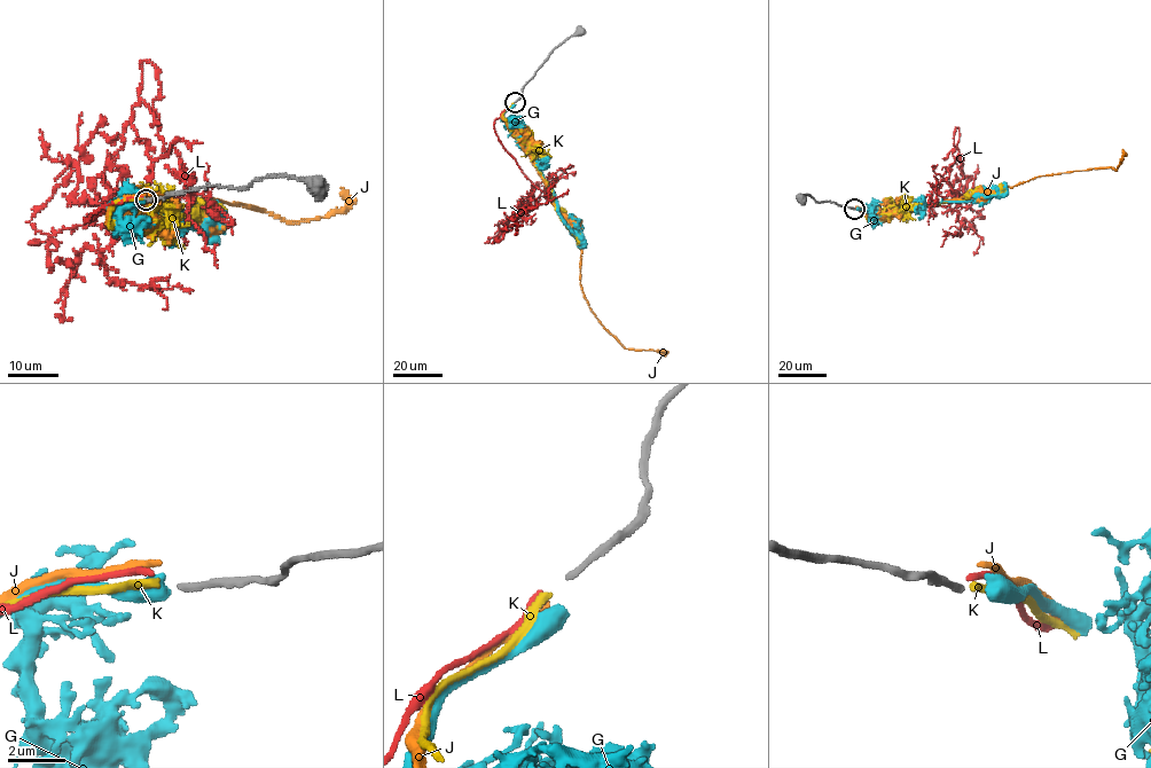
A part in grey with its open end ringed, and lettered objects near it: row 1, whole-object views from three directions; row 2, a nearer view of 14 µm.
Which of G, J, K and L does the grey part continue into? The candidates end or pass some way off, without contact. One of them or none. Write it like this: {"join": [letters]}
{"join": ["K"]}

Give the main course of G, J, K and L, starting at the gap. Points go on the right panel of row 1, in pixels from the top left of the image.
G: (856, 209), (883, 212), (945, 202), (975, 201), (999, 196), (1005, 189), (1001, 186), (988, 187)
J: (855, 206), (874, 220), (913, 205), (993, 192), (1043, 175), (1093, 169), (1114, 170), (1121, 161), (1122, 149)
K: (855, 209), (871, 221), (907, 206), (997, 194), (964, 194)
L: (855, 208), (871, 220), (909, 209), (947, 206), (956, 194), (961, 194), (961, 156), (941, 177), (932, 165)

